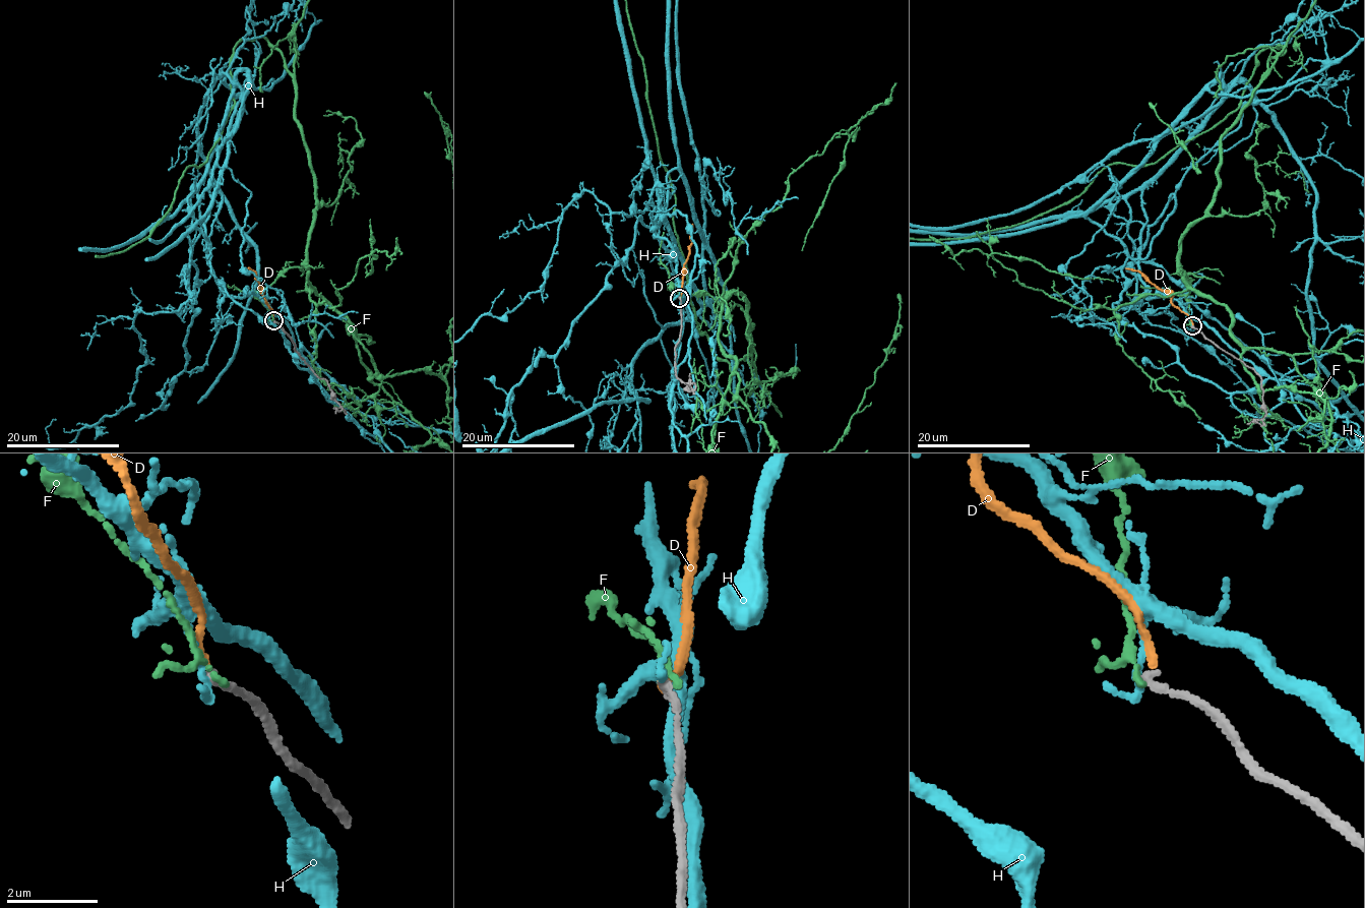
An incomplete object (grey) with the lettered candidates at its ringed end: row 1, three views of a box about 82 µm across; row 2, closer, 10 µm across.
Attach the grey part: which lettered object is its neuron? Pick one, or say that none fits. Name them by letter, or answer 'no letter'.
D

